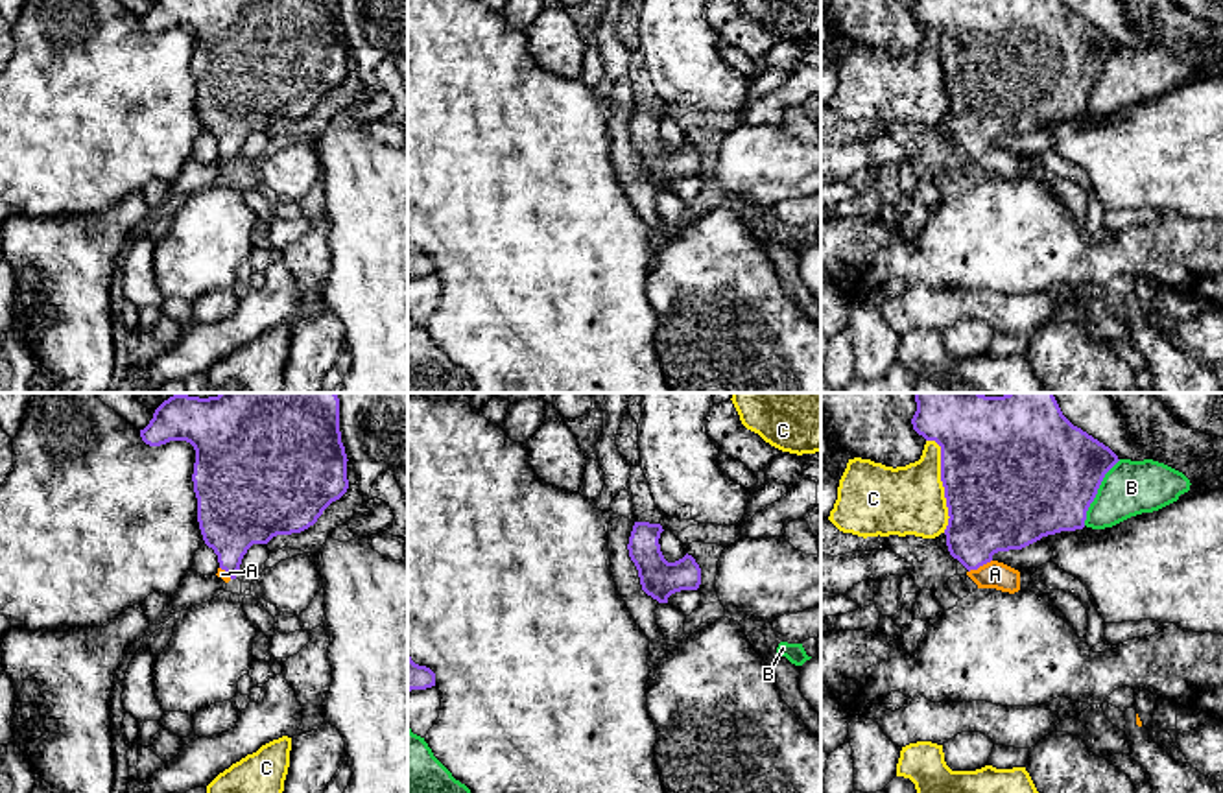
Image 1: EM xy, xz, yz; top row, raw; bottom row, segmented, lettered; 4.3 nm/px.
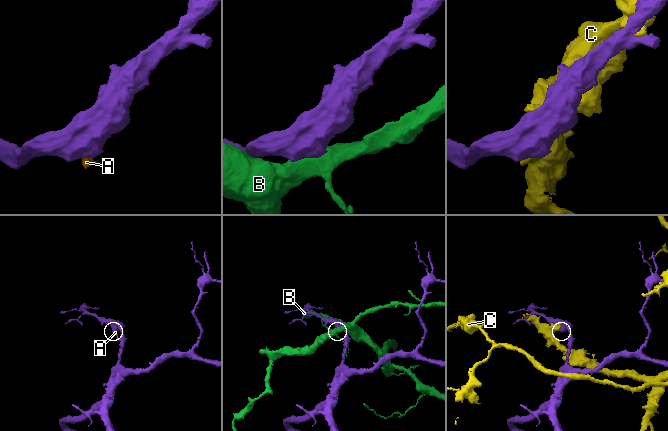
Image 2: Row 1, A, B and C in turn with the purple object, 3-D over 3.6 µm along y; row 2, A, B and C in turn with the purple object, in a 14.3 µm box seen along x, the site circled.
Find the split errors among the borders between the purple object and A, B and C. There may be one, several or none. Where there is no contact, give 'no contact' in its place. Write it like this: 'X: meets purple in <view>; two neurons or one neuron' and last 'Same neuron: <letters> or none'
A: meets purple in yz; one neuron
B: meets purple in yz; two neurons
C: meets purple in yz; two neurons
Same neuron: A

